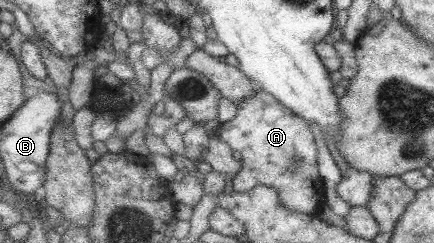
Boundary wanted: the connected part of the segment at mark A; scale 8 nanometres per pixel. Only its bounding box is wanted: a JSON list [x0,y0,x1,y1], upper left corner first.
[217,88,324,215]

